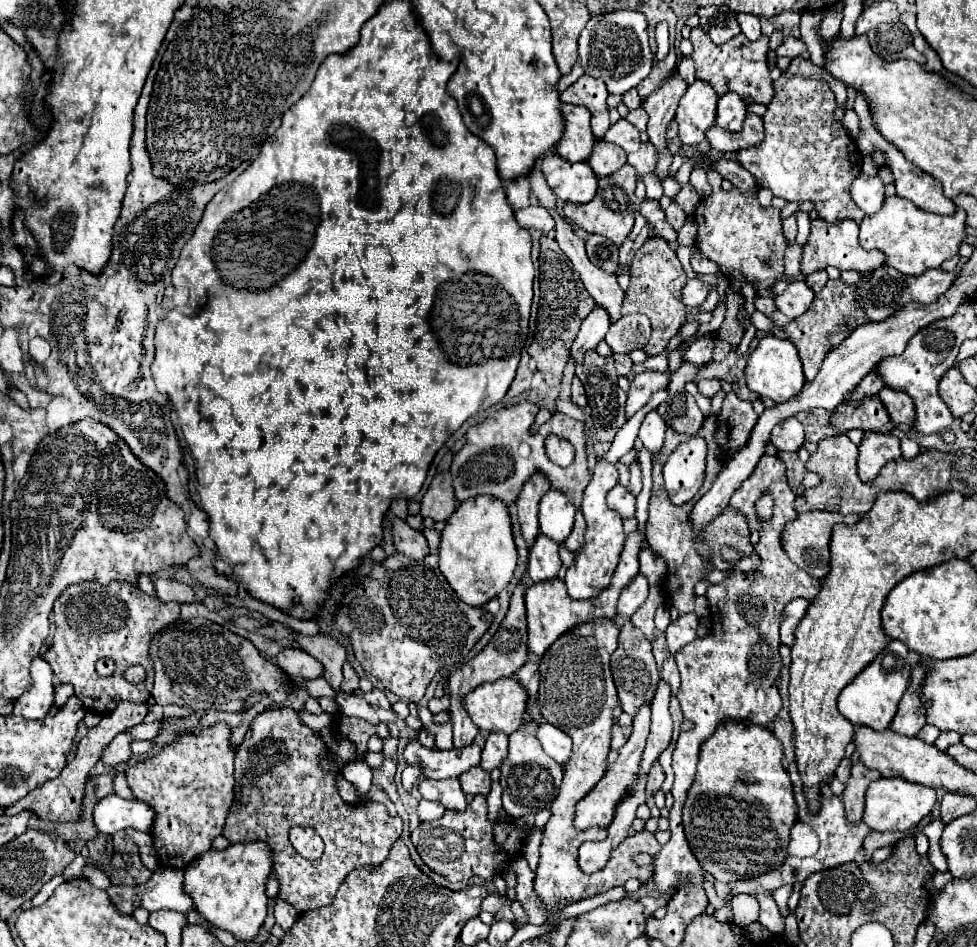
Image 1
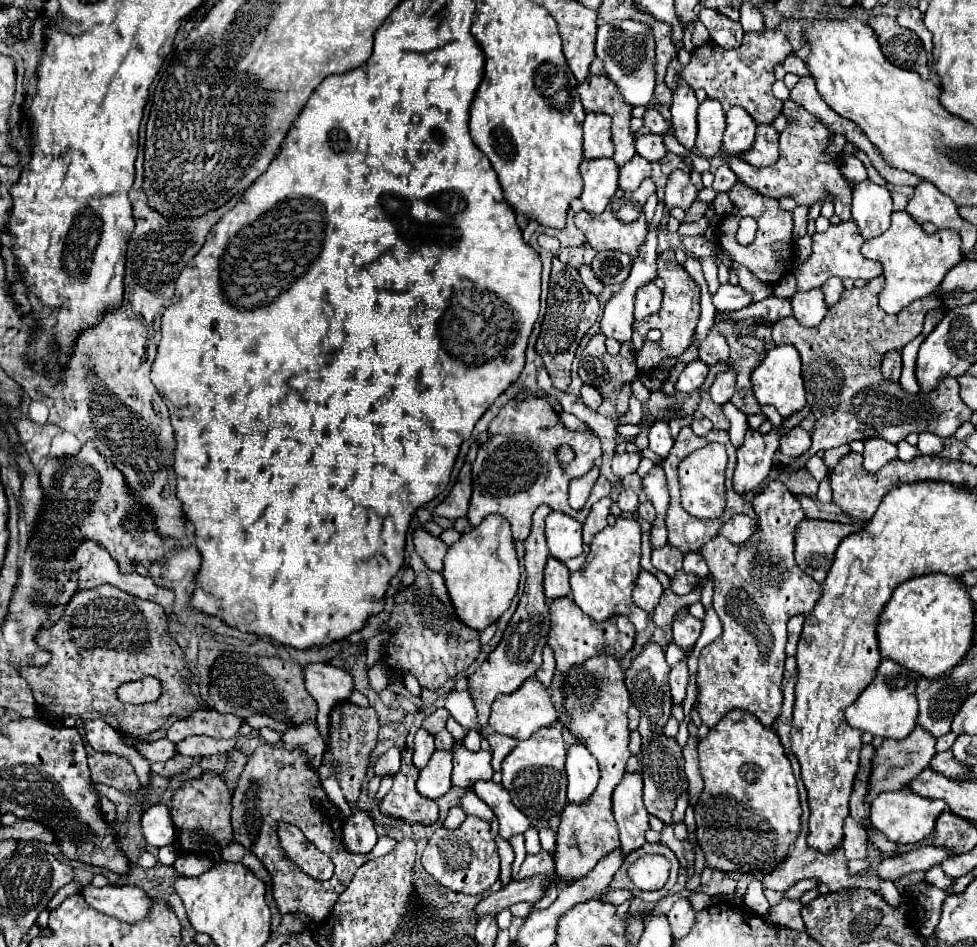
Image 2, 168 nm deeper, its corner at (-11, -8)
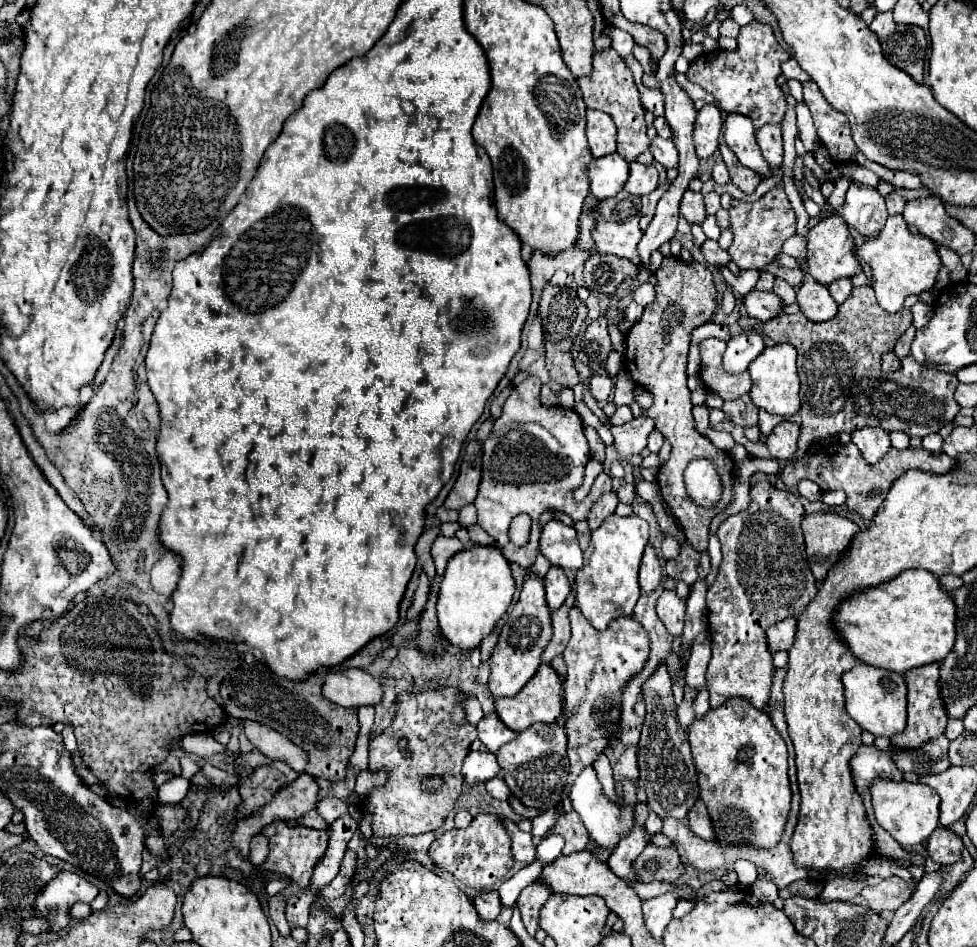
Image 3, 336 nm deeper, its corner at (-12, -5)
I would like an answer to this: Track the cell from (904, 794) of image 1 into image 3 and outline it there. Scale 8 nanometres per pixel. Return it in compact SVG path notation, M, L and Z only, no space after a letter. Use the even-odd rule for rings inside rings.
M876 780L870 786L870 794L872 794L872 806L874 806L876 822L904 848L928 840L928 836L938 826L940 798L938 798L936 790L932 790L924 784L918 784L918 782L912 784L906 780L902 780L902 782Z

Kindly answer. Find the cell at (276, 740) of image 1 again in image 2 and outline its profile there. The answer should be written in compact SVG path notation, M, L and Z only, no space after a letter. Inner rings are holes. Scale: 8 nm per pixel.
M283 741L271 745L265 743L253 751L249 757L235 793L233 793L233 811L231 811L231 823L235 841L247 847L251 853L259 857L259 861L267 867L267 871L273 877L273 897L277 901L277 907L281 913L303 913L313 923L321 923L331 913L331 907L339 899L339 895L347 889L347 883L351 883L355 871L377 857L383 857L391 853L397 845L397 841L389 835L381 835L377 845L367 855L353 855L343 845L343 815L339 807L329 801L323 787L319 785L317 771L307 763L307 753L301 747L287 749ZM279 823L293 823L303 833L307 833L307 839L311 839L315 845L319 845L329 859L335 865L335 875L327 881L313 879L291 861L283 853L283 847L279 847L277 827Z

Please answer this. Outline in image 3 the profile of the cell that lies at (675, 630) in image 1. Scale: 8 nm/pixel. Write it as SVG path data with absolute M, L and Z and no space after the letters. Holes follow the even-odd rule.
M664 590L656 602L656 614L672 636L682 636L684 628L684 600L676 590Z

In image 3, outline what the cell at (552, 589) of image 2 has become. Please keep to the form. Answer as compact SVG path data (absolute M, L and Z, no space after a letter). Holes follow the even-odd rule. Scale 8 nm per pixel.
M552 566L544 578L544 588L546 588L546 602L548 602L548 608L550 610L558 610L566 596L570 594L570 582L564 574L562 568L556 568Z

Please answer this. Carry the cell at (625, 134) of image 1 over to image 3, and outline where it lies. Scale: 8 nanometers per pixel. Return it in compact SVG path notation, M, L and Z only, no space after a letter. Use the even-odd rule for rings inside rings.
M656 138L650 144L650 150L654 154L654 160L658 160L666 170L676 166L676 146L672 140L664 140L664 138Z

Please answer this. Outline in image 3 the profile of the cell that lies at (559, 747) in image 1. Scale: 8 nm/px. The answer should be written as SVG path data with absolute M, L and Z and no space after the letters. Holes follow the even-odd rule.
M592 766L584 768L580 772L580 776L576 778L576 782L572 784L572 792L570 792L570 800L572 800L572 806L574 810L580 814L592 842L602 848L602 850L614 850L618 846L618 842L630 834L632 830L632 824L634 824L634 806L630 804L624 804L624 806L618 806L614 804L604 792L602 792L602 784L598 782L596 778L596 772Z

